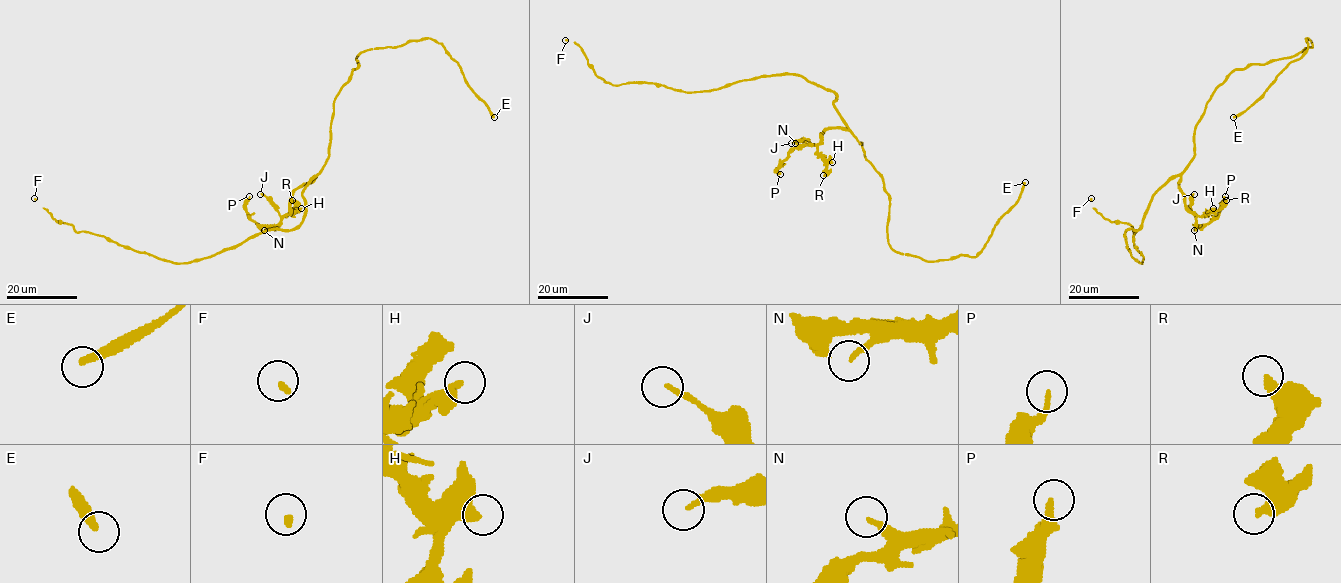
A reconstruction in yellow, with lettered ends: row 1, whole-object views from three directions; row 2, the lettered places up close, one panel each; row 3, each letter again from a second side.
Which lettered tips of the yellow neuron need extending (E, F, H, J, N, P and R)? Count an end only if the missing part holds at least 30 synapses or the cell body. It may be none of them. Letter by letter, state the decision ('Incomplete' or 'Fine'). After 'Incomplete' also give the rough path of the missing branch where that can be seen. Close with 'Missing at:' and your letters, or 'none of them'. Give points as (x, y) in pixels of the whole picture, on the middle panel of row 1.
E: Incomplete
F: Fine
H: Fine
J: Fine
N: Fine
P: Fine
R: Fine
Missing at: E

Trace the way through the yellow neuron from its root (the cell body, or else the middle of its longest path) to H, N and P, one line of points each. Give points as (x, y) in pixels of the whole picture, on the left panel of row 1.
H: (320, 172), (313, 180), (303, 183), (293, 192), (286, 215), (301, 208)
N: (320, 172), (313, 180), (303, 183), (293, 192), (290, 211), (264, 230)
P: (320, 172), (293, 192), (290, 211), (276, 225), (259, 226), (250, 218), (245, 208), (249, 196)

